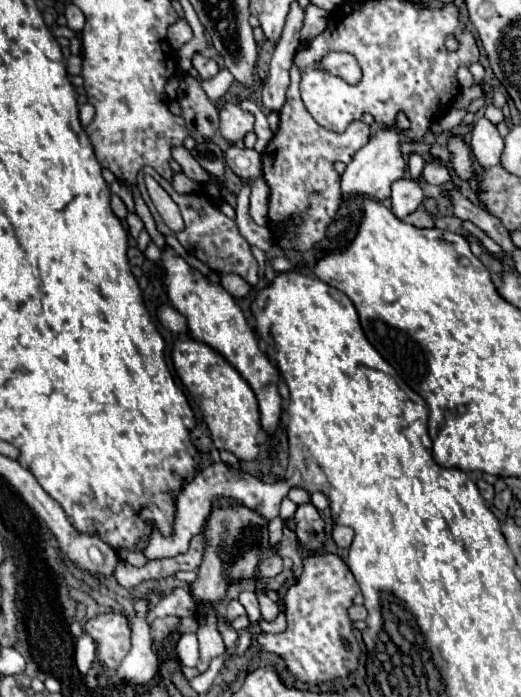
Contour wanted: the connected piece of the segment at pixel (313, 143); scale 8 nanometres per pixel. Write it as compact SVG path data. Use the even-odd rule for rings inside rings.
M294 65L290 71L292 83L286 93L286 105L280 111L280 125L272 141L268 143L262 155L262 177L270 187L268 201L268 217L270 229L276 231L278 225L284 225L298 217L302 223L286 229L292 237L278 235L278 245L286 251L310 251L318 245L324 235L328 223L334 219L338 207L342 205L340 191L341 176L334 171L334 163L350 163L354 153L362 149L370 139L370 127L362 121L352 121L352 125L344 133L334 133L324 129L314 121L314 117L304 109L300 99L300 69Z

